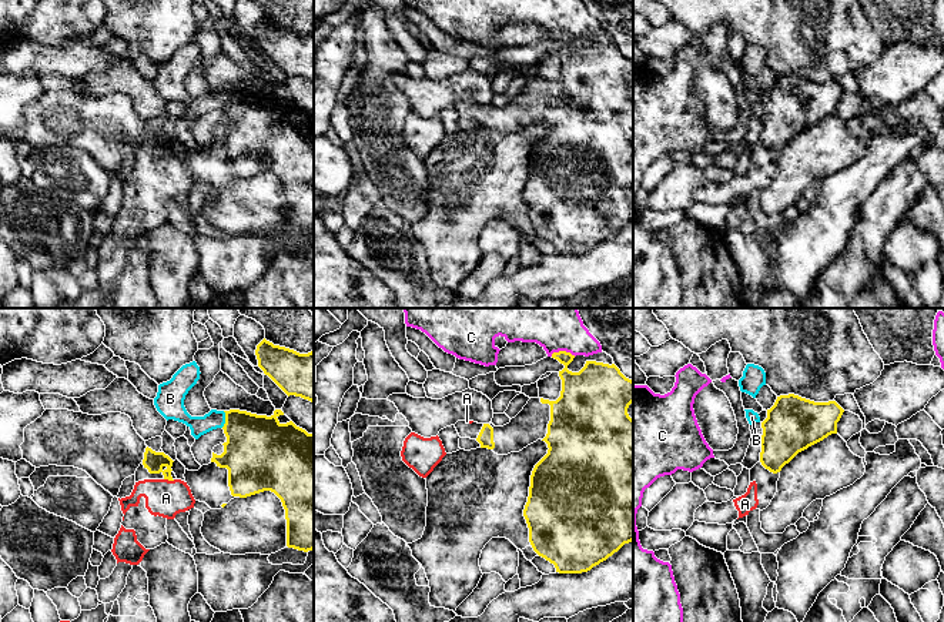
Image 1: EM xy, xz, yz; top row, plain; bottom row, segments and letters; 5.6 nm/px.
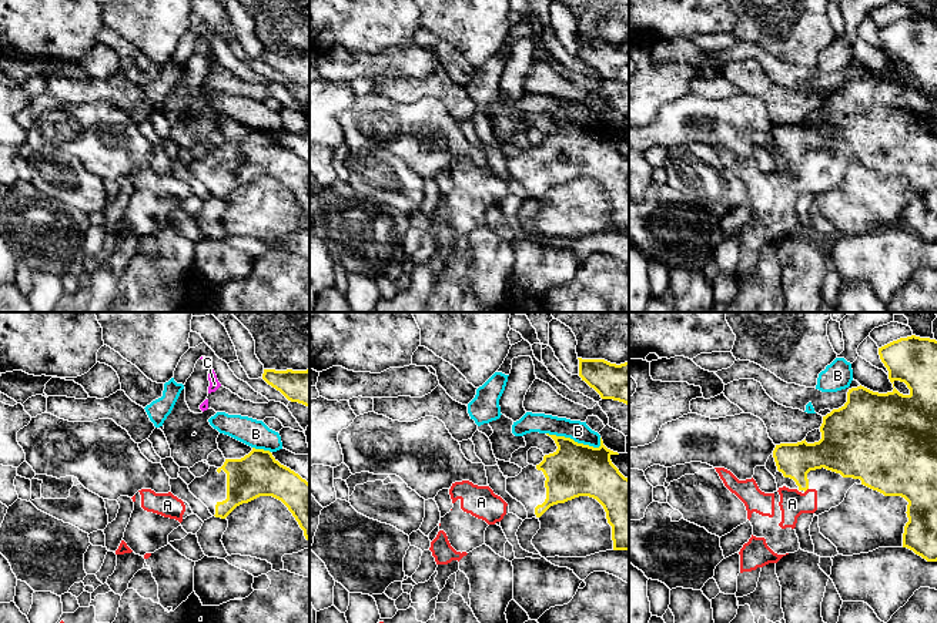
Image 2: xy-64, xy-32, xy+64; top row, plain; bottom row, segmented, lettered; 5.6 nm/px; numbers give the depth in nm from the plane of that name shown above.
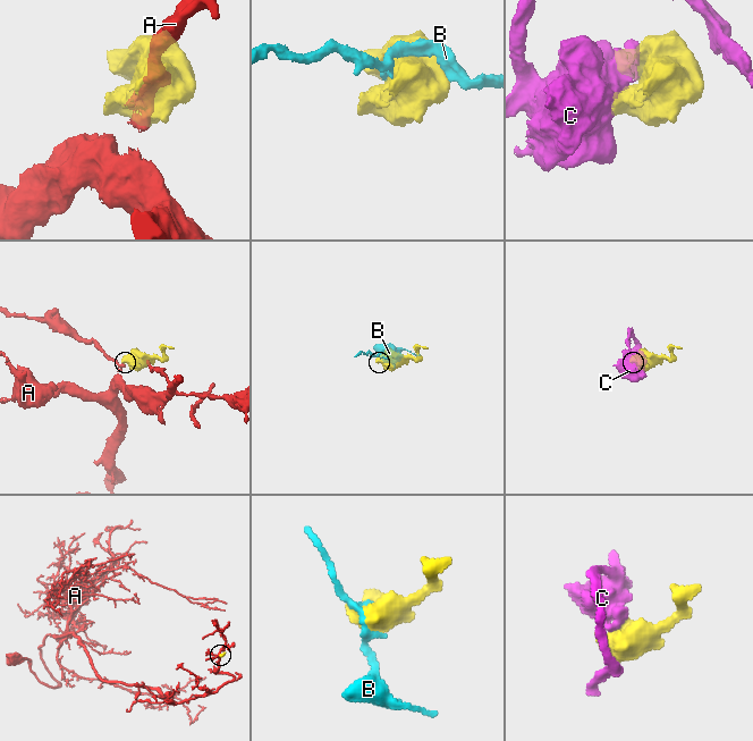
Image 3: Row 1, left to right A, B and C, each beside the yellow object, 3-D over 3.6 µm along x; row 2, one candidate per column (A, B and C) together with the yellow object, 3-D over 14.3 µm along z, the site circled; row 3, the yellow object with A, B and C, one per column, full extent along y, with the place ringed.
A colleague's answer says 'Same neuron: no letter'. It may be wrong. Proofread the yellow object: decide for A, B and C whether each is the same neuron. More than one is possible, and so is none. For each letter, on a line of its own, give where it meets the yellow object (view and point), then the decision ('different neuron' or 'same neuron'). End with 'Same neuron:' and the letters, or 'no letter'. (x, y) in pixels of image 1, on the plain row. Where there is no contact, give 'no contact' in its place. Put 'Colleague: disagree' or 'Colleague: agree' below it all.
A: meets yellow in xy at (170, 160); same neuron
B: meets yellow in xy at (226, 100); different neuron
C: meets yellow in xz at (563, 32); different neuron
Same neuron: A
Colleague: disagree

